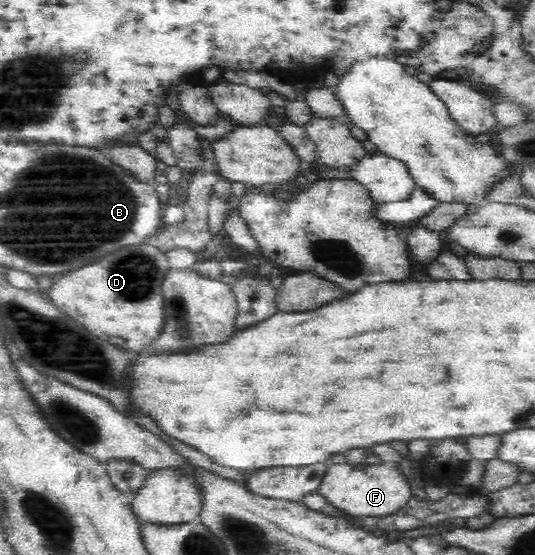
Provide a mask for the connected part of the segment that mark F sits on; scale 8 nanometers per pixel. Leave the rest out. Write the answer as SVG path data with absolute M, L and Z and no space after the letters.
M383 462L378 465L366 465L366 468L354 468L350 464L328 464L317 493L349 519L361 518L389 518L418 492L413 485L407 483L403 474L392 462Z

